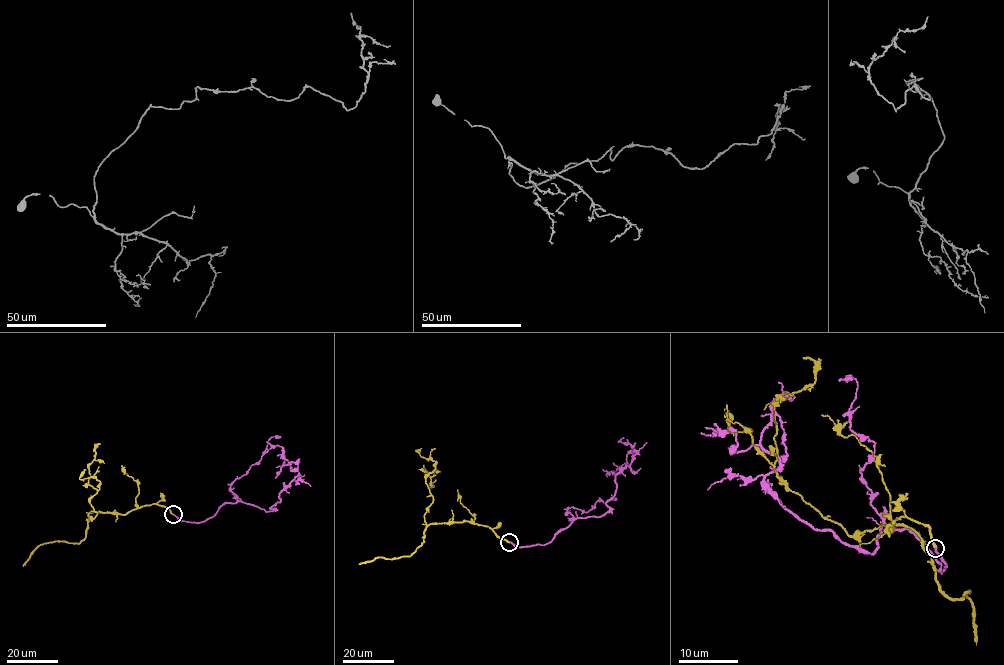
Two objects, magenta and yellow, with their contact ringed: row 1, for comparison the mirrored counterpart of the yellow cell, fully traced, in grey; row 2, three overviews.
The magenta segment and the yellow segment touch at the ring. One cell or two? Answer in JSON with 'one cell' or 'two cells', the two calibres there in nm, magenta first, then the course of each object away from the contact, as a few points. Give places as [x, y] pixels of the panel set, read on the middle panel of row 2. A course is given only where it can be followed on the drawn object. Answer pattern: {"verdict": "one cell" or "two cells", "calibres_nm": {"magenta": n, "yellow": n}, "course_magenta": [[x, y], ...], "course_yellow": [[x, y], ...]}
{"verdict": "one cell", "calibres_nm": {"magenta": 240, "yellow": 280}, "course_magenta": [[508, 542], [543, 545], [575, 519], [607, 511], [615, 476], [634, 472], [624, 437]], "course_yellow": [[508, 542], [466, 521], [427, 524], [433, 500], [426, 477], [433, 471], [425, 469], [431, 485], [436, 479]]}

